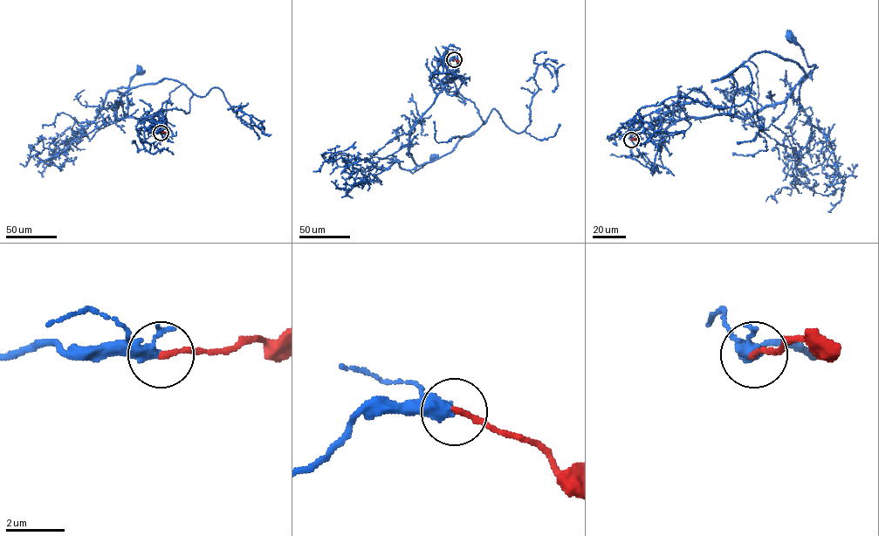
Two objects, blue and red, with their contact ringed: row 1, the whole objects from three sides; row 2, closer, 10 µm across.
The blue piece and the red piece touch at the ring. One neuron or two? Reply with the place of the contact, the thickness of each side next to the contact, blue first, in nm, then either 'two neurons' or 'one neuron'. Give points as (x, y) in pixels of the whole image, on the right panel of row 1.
at (631, 140); 320 nm thick on the blue side, 170 nm on the other; one neuron

